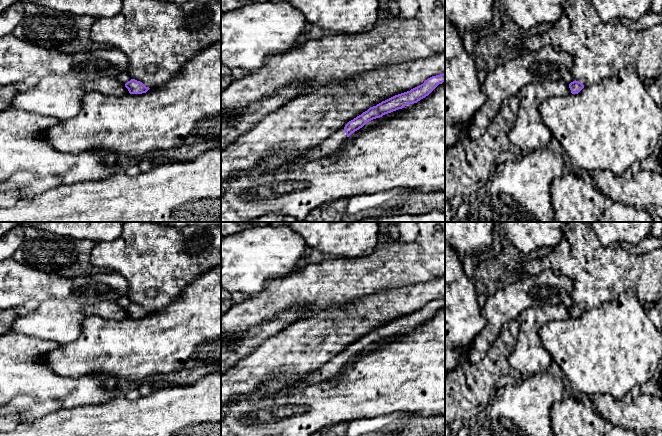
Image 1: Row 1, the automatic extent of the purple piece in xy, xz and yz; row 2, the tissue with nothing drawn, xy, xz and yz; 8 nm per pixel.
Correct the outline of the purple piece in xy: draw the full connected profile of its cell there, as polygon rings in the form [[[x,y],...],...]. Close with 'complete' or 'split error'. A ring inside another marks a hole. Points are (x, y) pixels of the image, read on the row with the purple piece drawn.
[[[131,79],[125,84],[130,94],[142,94],[146,93],[150,88],[146,87],[142,82],[135,79]]]; complete

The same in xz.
[[[445,73],[432,76],[424,81],[423,84],[411,89],[410,91],[395,95],[376,106],[370,107],[367,111],[349,121],[344,128],[339,129],[329,138],[325,139],[318,146],[311,148],[308,155],[294,167],[303,165],[306,162],[322,158],[336,151],[343,141],[352,133],[362,128],[367,122],[380,118],[385,114],[402,109],[408,104],[414,104],[428,96],[439,84],[445,82]]]; split error

